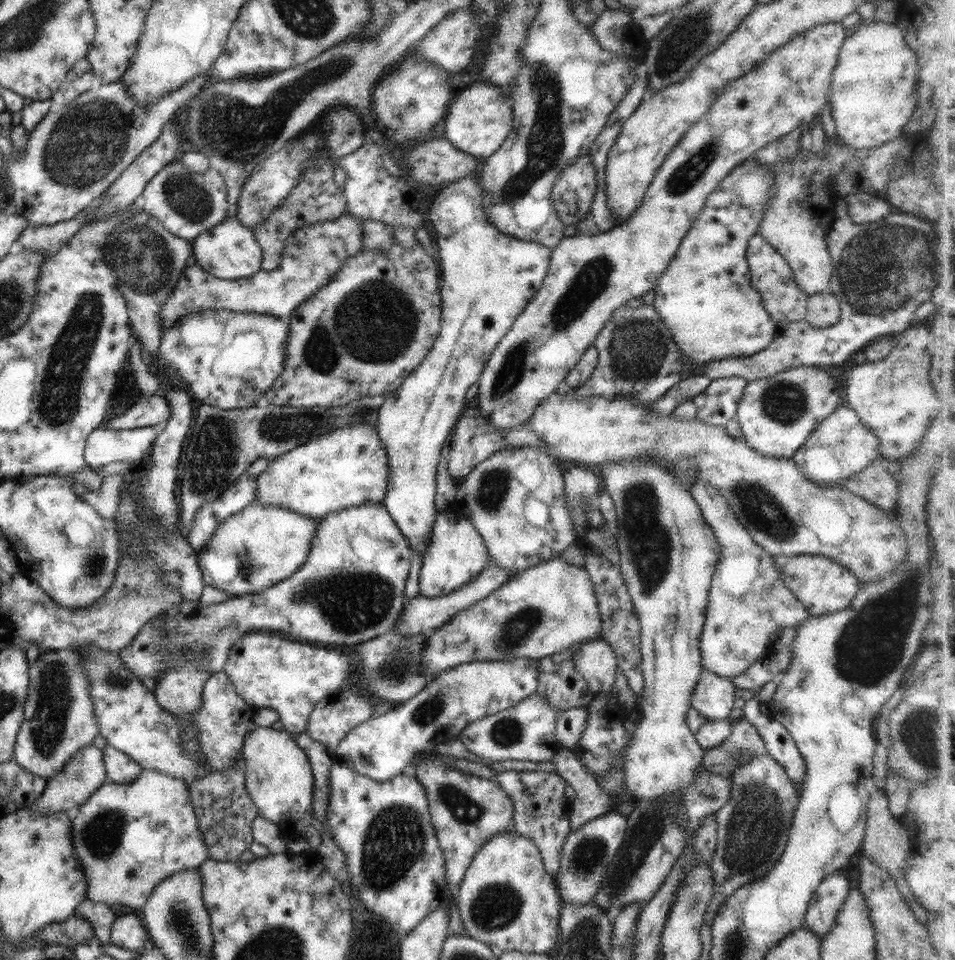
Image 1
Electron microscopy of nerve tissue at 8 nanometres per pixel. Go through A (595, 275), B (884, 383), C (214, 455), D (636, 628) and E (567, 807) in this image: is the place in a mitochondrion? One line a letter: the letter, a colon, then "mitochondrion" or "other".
A: mitochondrion
B: other
C: mitochondrion
D: other
E: other

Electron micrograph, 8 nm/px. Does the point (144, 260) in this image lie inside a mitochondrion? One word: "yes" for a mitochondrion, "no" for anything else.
yes

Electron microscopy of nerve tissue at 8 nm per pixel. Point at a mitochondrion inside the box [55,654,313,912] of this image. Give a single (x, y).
(101, 835)

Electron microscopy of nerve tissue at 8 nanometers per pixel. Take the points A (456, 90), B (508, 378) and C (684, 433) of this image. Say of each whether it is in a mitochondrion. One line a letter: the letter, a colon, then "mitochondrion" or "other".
A: other
B: mitochondrion
C: other

